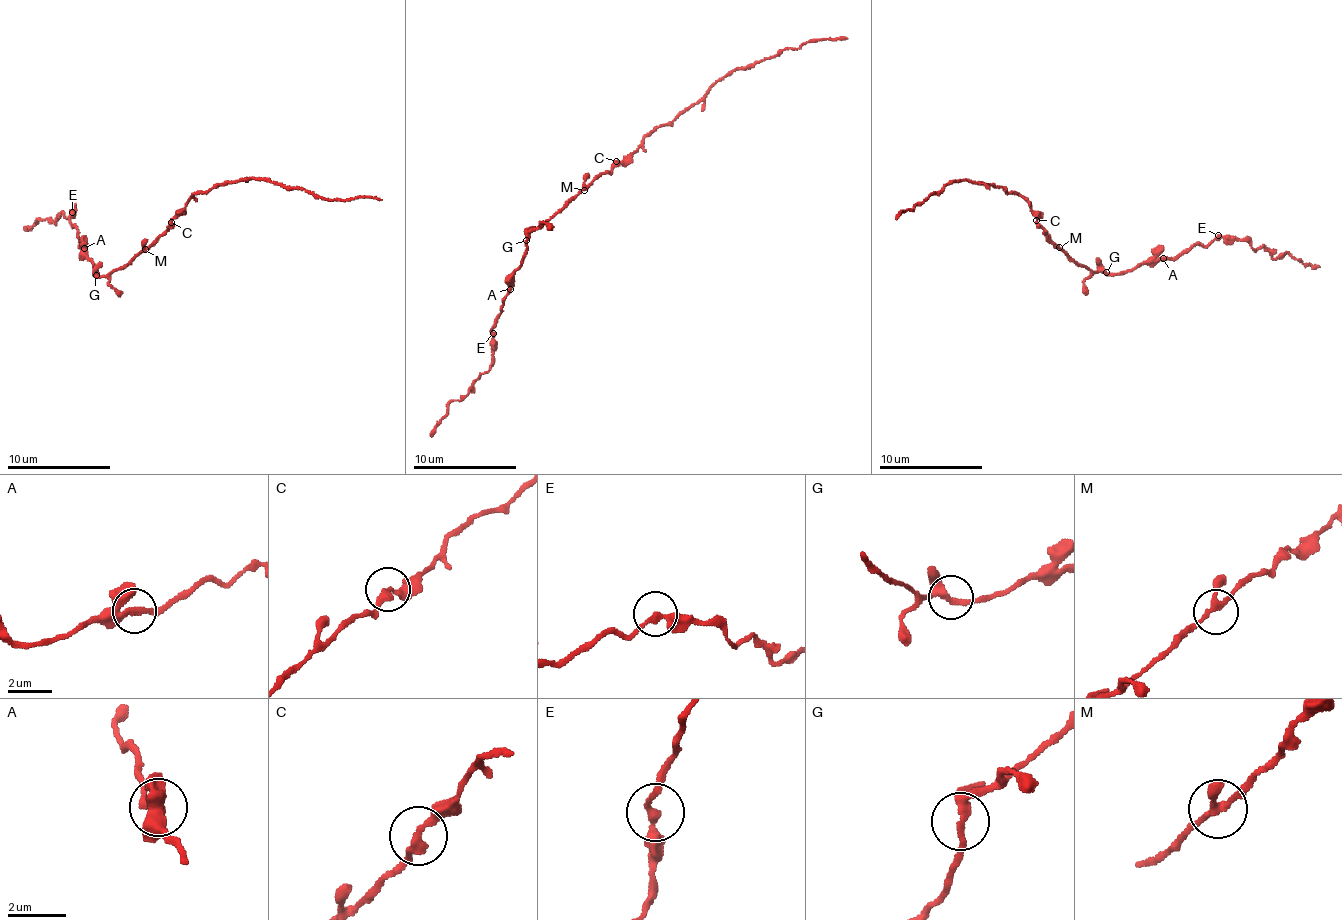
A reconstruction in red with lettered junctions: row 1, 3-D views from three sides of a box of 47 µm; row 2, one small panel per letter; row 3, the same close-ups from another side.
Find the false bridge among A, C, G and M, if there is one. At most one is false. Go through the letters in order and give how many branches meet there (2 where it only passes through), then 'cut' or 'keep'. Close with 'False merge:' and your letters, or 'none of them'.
A: 3 | keep
C: 2 | keep
G: 3 | keep
M: 3 | keep
False merge: none of them

